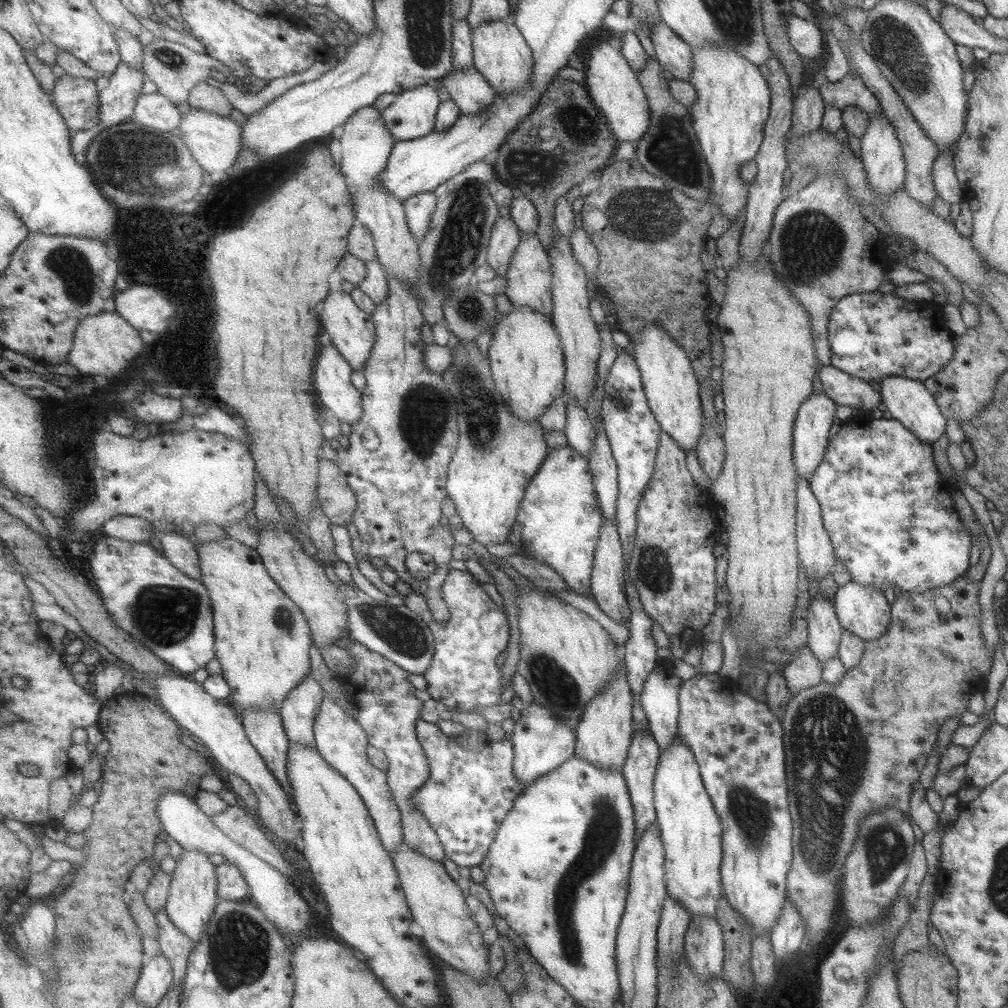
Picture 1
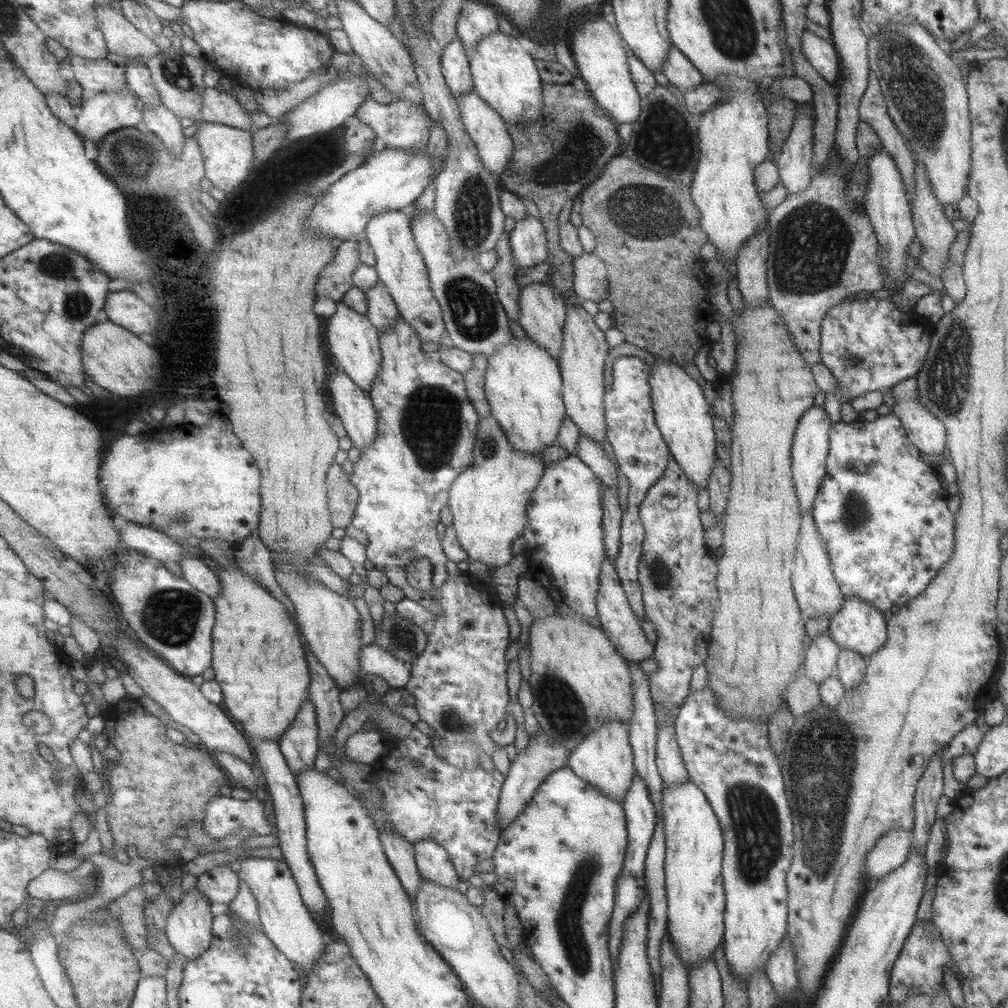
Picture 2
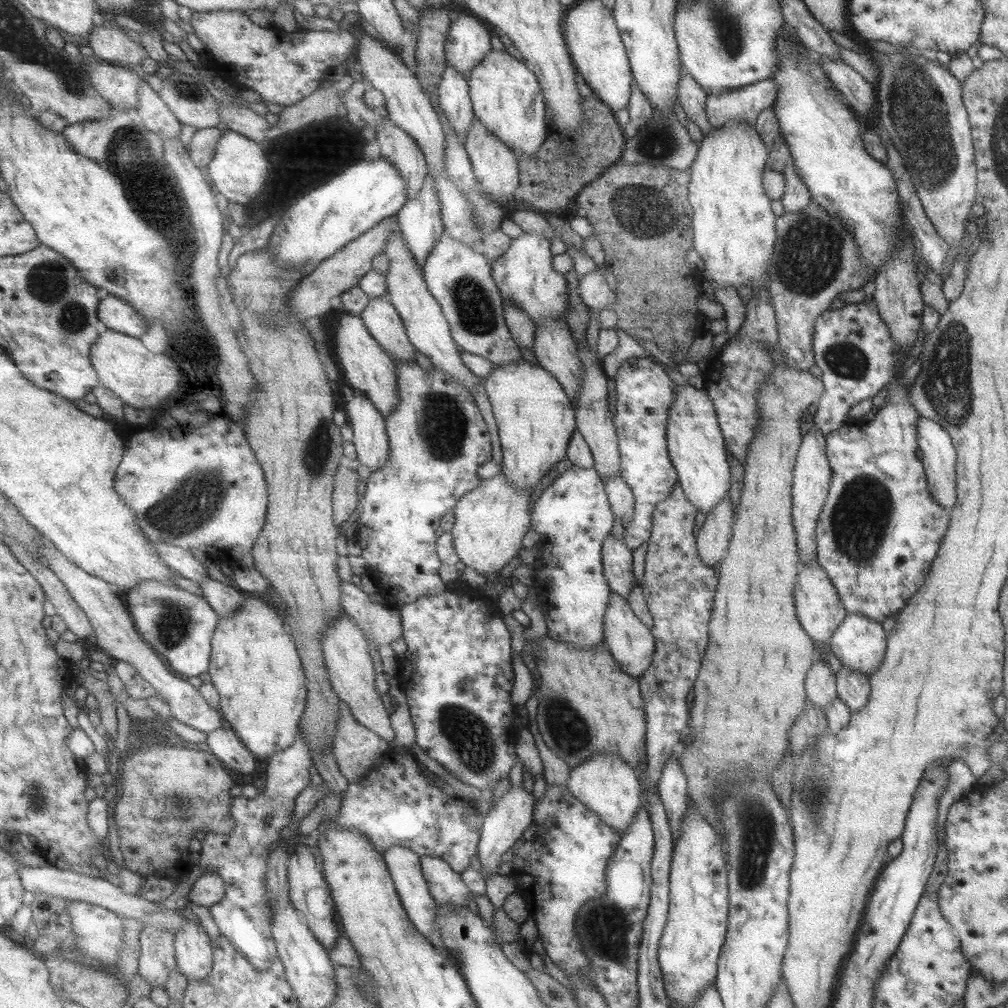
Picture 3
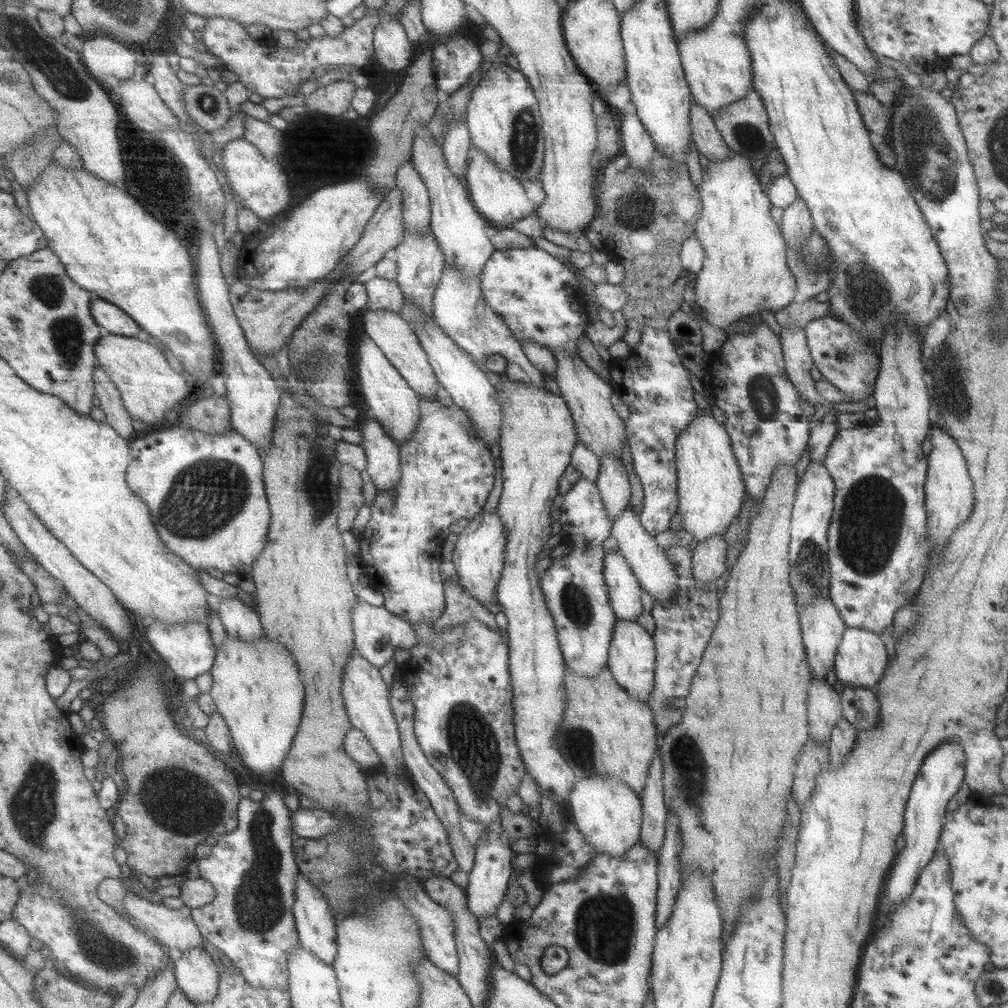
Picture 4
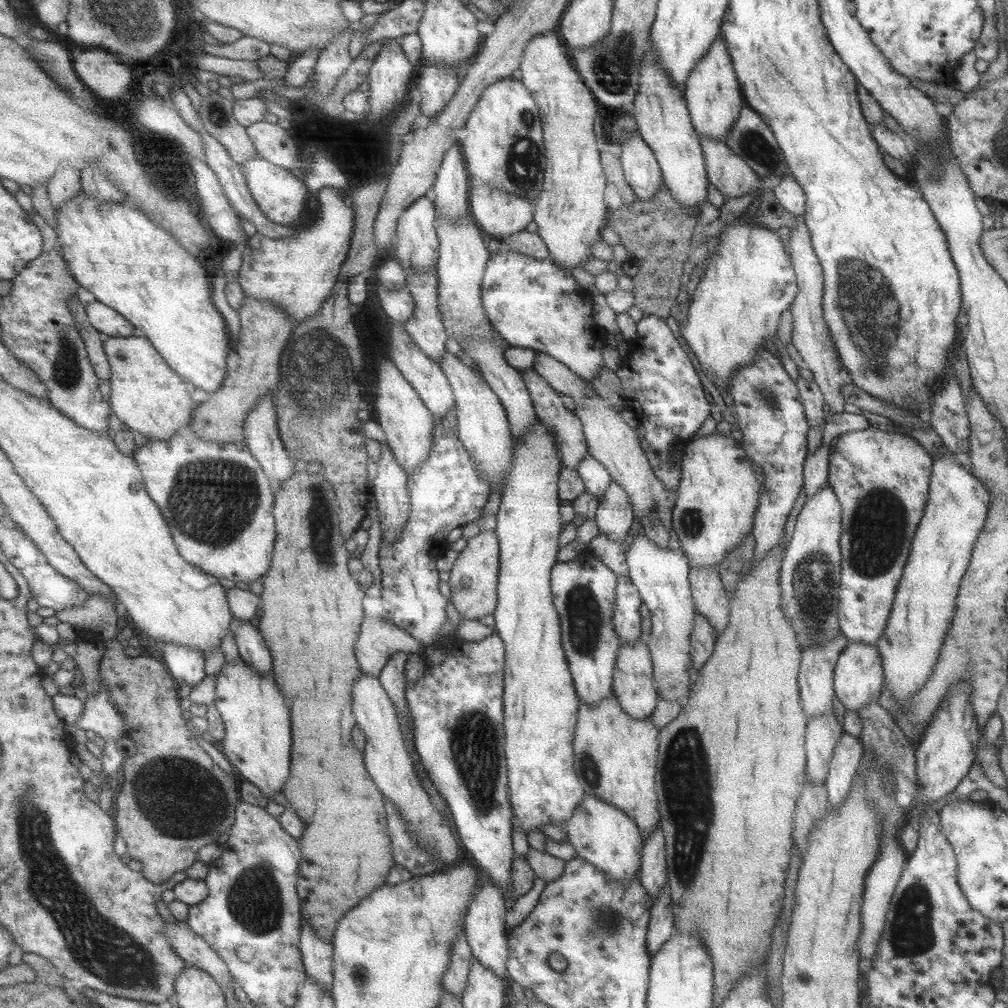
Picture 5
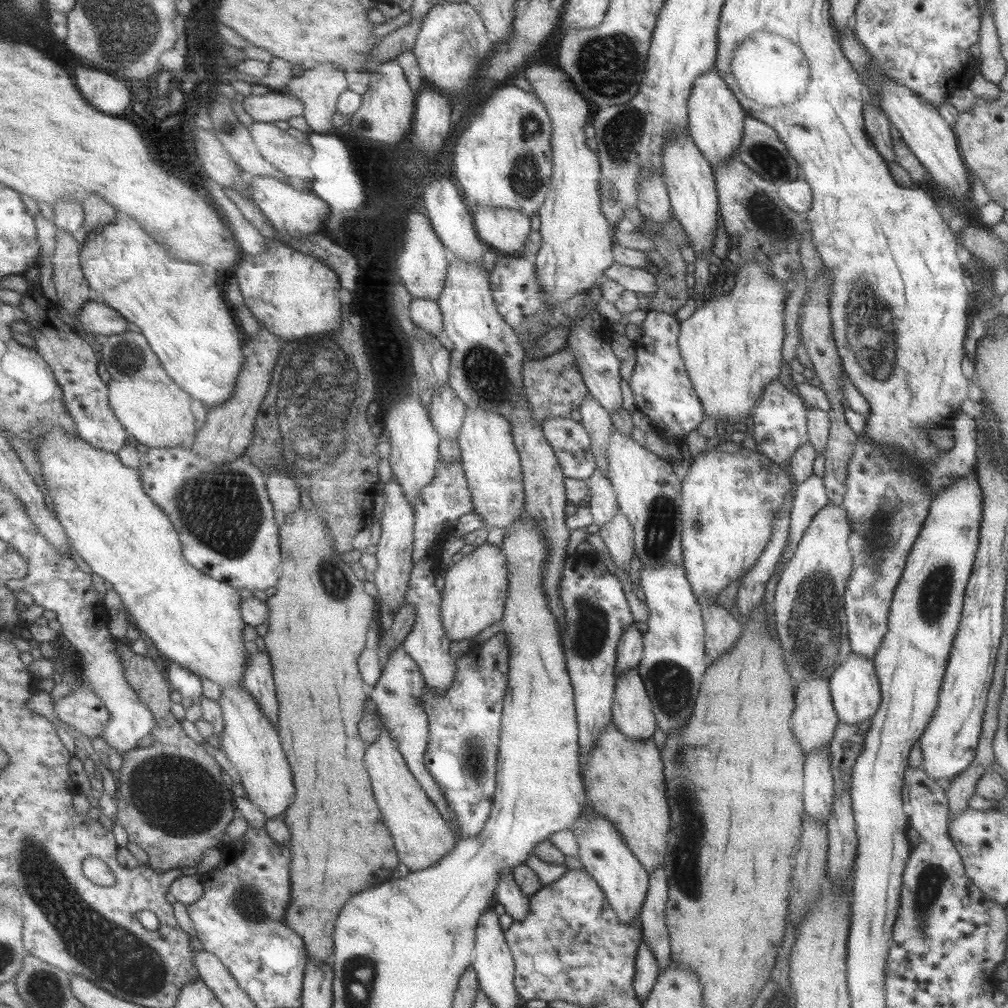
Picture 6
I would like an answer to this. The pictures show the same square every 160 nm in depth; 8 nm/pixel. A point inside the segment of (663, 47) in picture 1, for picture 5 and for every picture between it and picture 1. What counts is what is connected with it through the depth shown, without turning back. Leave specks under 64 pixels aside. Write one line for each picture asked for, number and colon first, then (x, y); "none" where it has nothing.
2: (681, 73)
3: (690, 97)
4: (706, 138)
5: (729, 174)

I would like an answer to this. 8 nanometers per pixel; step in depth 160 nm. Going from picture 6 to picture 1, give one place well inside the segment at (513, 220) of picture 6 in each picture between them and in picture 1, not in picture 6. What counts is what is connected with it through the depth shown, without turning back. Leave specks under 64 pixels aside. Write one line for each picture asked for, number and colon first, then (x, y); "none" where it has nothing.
1: (473, 93)
2: (489, 131)
3: (495, 165)
4: (500, 198)
5: (499, 214)

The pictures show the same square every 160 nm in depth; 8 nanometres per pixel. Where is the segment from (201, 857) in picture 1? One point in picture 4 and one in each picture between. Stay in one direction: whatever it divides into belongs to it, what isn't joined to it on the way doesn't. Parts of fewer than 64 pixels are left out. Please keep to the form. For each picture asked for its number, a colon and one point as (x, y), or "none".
2: (190, 929)
3: (195, 950)
4: (198, 976)

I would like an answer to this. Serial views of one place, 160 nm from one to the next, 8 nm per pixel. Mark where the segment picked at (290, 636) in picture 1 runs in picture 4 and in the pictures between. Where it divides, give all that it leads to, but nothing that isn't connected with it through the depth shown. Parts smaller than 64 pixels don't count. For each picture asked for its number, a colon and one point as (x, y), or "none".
2: (261, 663)
3: (256, 666)
4: (256, 686)

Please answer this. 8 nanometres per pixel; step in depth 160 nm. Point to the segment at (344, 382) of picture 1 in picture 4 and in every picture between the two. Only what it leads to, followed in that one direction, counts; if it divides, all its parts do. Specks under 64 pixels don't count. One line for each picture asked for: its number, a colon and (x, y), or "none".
2: (355, 408)
3: (372, 441)
4: (384, 457)

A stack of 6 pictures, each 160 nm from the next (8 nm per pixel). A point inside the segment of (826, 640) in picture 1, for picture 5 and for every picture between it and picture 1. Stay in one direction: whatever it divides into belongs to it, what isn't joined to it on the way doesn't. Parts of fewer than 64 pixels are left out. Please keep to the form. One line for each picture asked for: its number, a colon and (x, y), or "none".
2: (820, 658)
3: (820, 683)
4: (824, 710)
5: (822, 733)

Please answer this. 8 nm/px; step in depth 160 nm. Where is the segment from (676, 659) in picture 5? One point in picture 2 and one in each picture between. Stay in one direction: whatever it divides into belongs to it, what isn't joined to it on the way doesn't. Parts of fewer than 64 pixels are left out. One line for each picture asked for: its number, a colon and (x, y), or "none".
2: (591, 453)
3: (621, 500)
4: (646, 559)

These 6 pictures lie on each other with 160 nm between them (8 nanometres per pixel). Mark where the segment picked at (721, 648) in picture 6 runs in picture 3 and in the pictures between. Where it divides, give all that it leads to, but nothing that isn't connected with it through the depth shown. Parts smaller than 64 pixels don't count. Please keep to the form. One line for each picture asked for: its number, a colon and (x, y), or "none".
3: (712, 540)
4: (708, 556)
5: (706, 590)

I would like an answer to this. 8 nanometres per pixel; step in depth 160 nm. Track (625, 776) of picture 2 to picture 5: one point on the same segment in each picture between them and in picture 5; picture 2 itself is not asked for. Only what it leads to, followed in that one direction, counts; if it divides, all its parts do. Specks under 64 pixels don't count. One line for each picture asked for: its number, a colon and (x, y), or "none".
3: (609, 788)
4: (606, 813)
5: (602, 835)

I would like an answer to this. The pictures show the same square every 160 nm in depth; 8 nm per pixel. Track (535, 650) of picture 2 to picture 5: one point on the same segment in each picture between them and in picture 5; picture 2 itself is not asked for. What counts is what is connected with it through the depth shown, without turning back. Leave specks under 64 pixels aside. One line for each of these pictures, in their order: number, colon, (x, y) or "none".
3: (586, 704)
4: (604, 732)
5: (614, 755)

